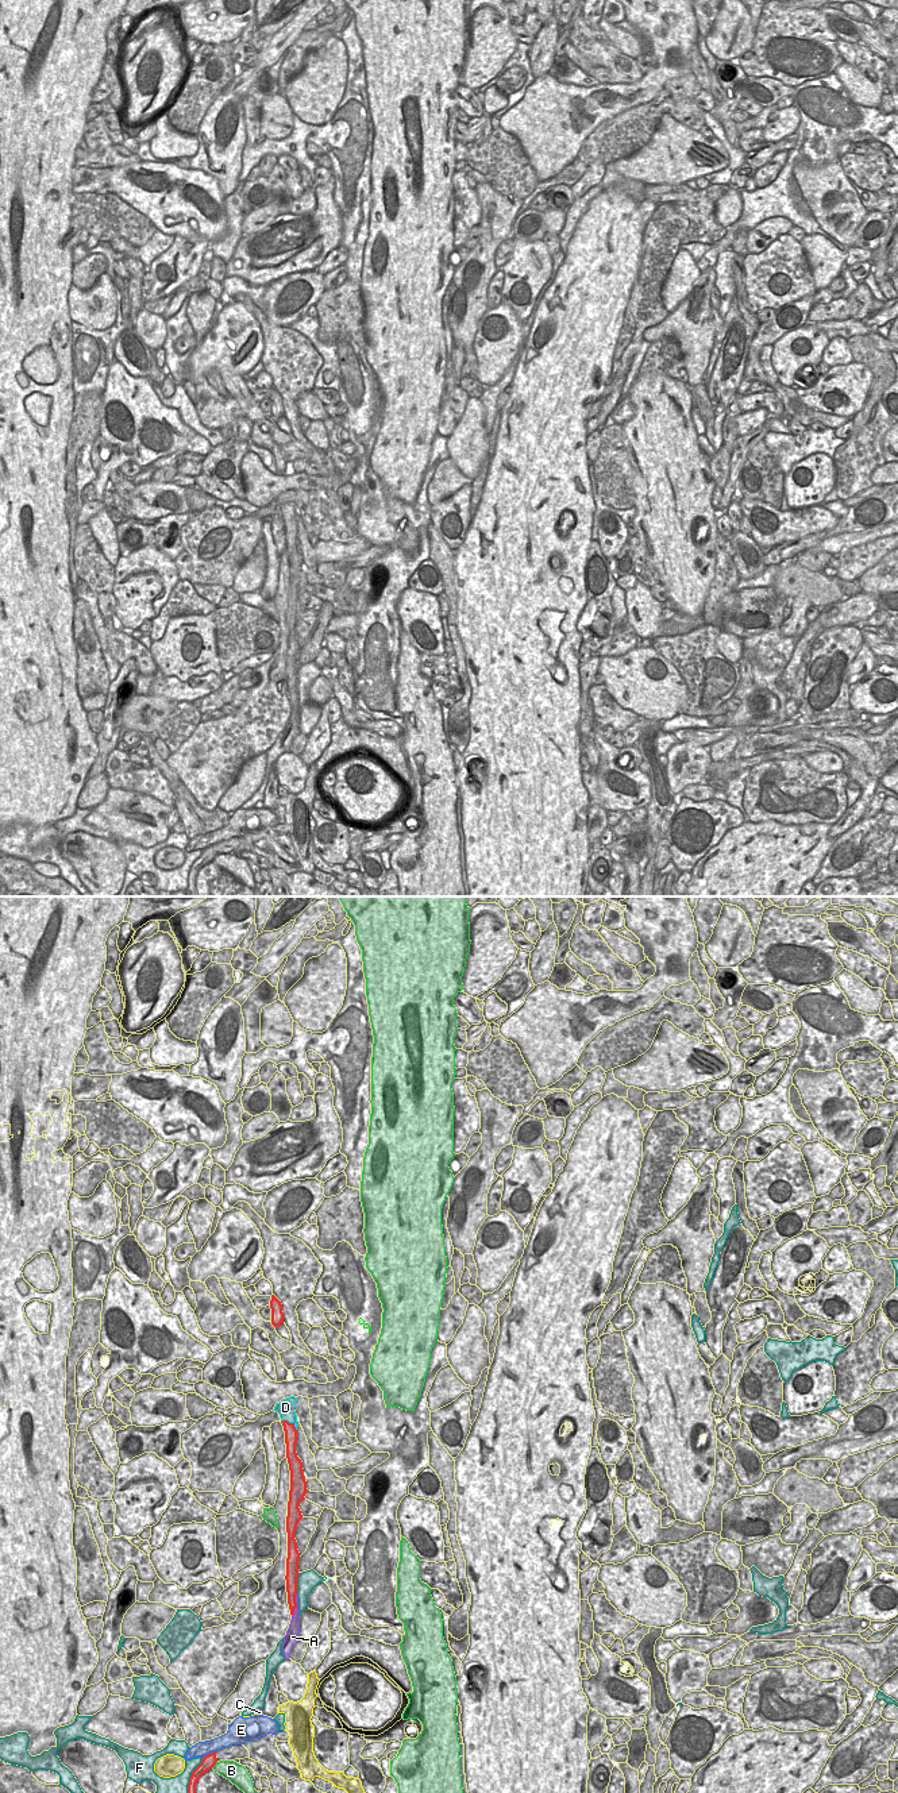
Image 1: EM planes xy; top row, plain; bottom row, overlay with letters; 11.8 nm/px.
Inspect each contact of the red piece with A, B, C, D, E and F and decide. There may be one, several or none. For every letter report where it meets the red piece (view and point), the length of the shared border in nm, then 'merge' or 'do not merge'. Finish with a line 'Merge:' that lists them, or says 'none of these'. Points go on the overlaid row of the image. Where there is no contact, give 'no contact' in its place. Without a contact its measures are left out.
A: xy (296, 1604) | 280 nm | do not merge
B: xy (214, 1765) | 120 nm | do not merge
C: xy (258, 1712) | 70 nm | do not merge
D: xy (291, 1423) | 220 nm | do not merge
E: xy (208, 1754) | 190 nm | do not merge
F: xy (191, 1776) | 460 nm | do not merge
Merge: none of these

